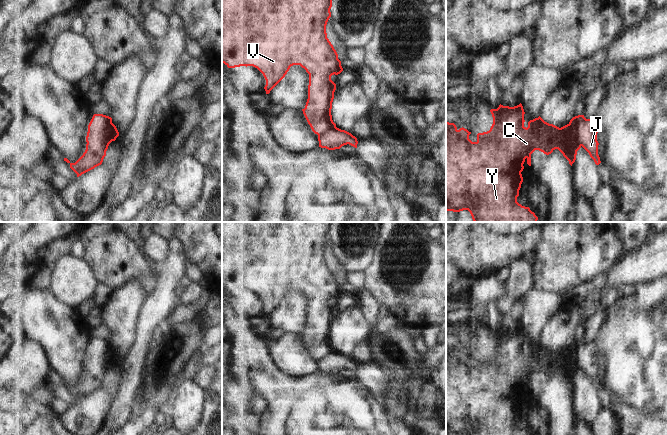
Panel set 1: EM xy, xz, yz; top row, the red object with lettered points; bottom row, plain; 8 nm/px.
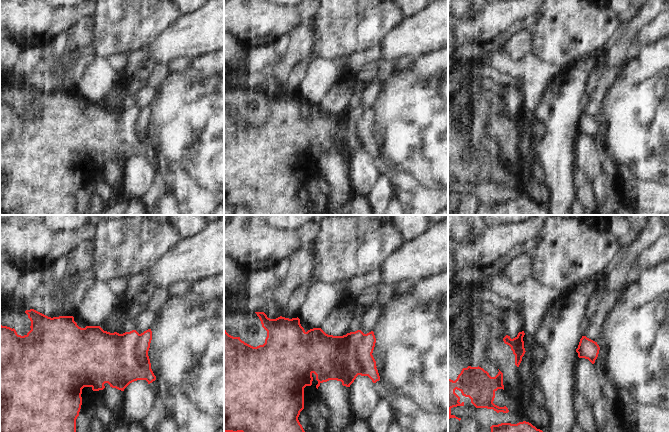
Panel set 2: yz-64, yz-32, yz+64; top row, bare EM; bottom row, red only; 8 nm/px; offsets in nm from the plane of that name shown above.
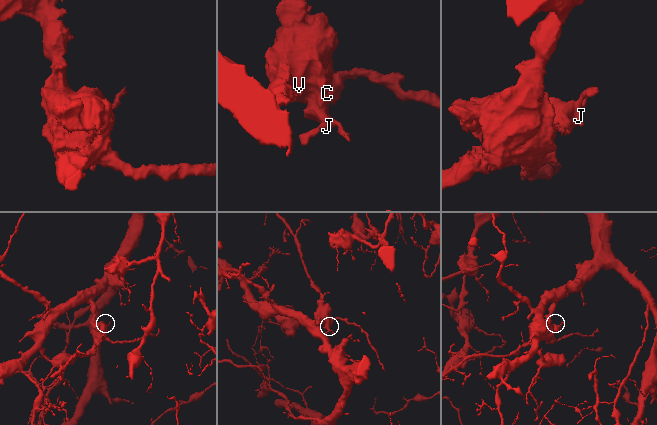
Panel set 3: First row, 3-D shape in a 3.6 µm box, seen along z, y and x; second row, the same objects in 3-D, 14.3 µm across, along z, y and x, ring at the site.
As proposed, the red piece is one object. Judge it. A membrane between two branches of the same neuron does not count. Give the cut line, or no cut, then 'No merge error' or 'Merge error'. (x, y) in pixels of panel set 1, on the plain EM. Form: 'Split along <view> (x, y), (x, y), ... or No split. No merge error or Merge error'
Split along yz (586, 343), (577, 351), (577, 366), (580, 370). Merge error

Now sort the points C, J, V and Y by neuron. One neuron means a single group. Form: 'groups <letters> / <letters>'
groups C V Y / J

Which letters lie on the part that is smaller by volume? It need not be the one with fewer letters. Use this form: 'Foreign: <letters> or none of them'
Foreign: J

